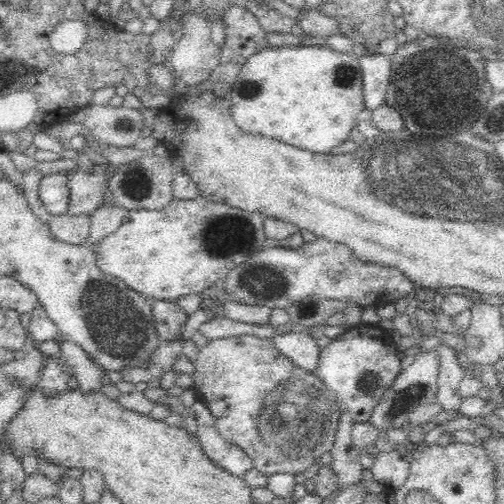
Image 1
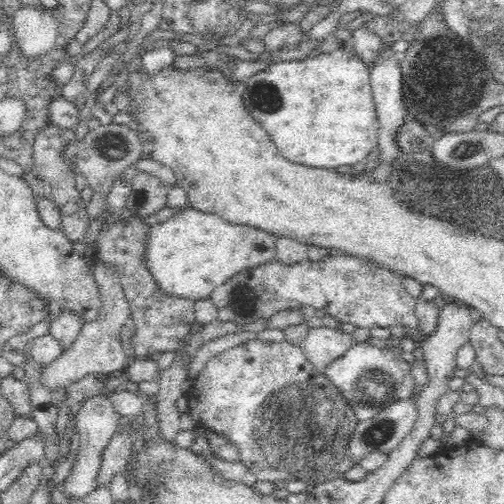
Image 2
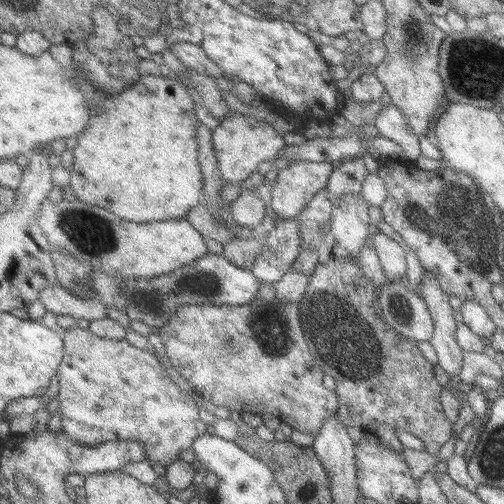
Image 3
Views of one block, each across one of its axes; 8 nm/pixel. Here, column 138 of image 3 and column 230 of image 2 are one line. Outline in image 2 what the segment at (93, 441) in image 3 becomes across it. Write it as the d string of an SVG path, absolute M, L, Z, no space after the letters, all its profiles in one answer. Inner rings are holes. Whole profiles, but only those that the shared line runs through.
M256 340L216 354L206 362L186 398L192 420L230 440L240 452L240 464L250 468L258 482L304 480L316 484L348 458L348 442L356 430L356 418L348 402L326 374L312 368L304 350L290 342Z

